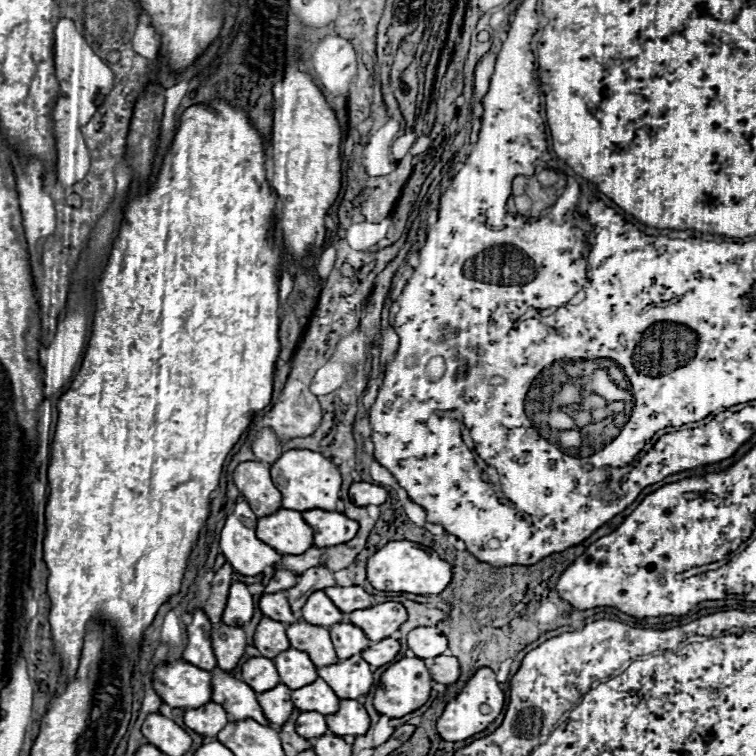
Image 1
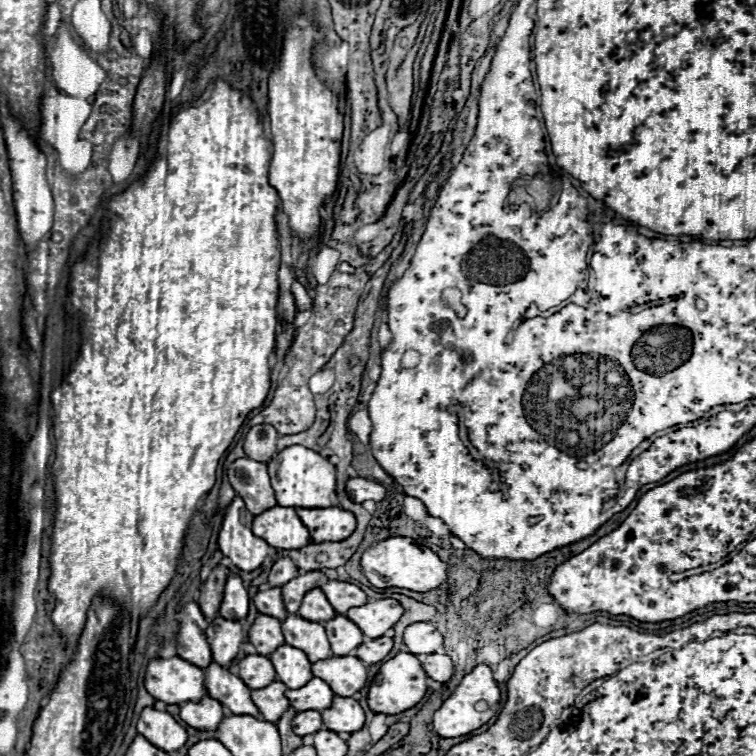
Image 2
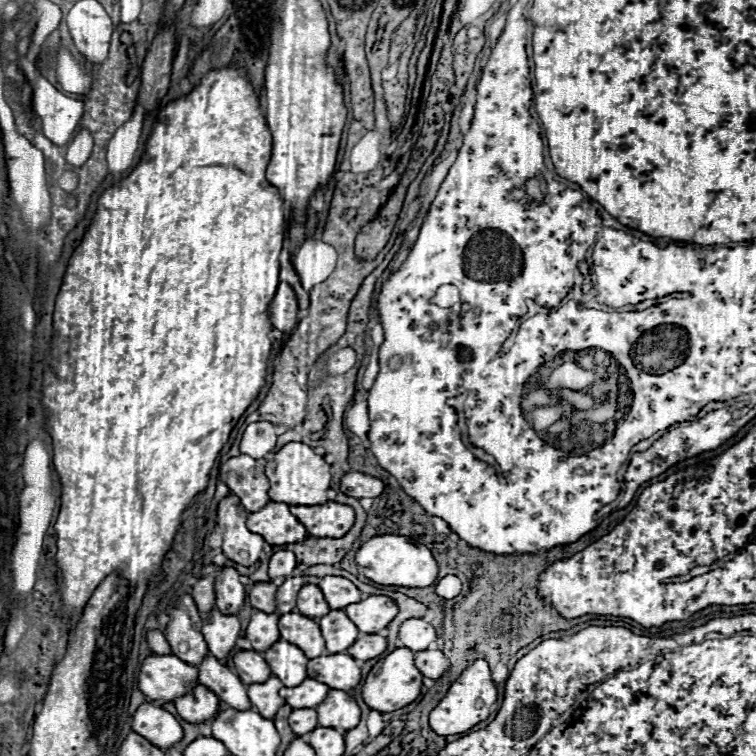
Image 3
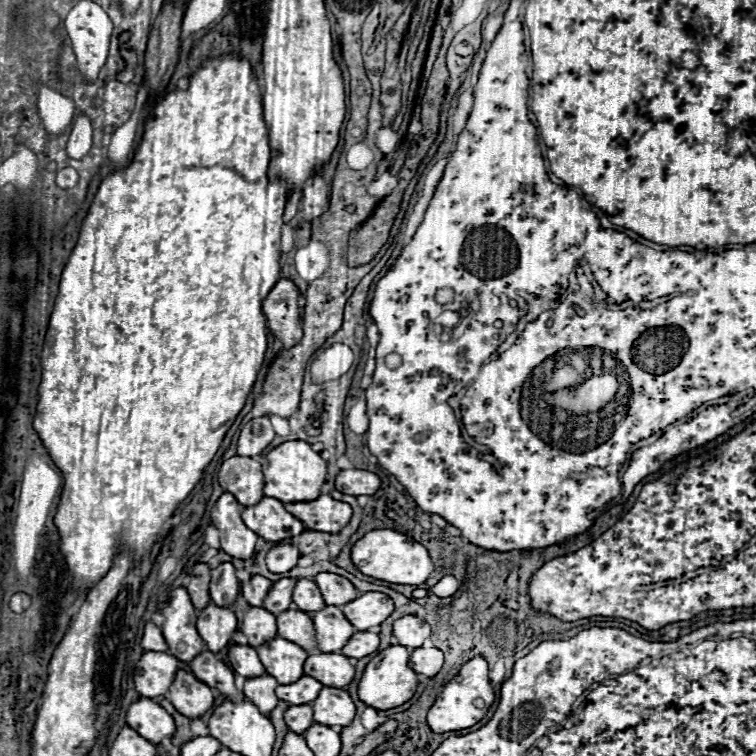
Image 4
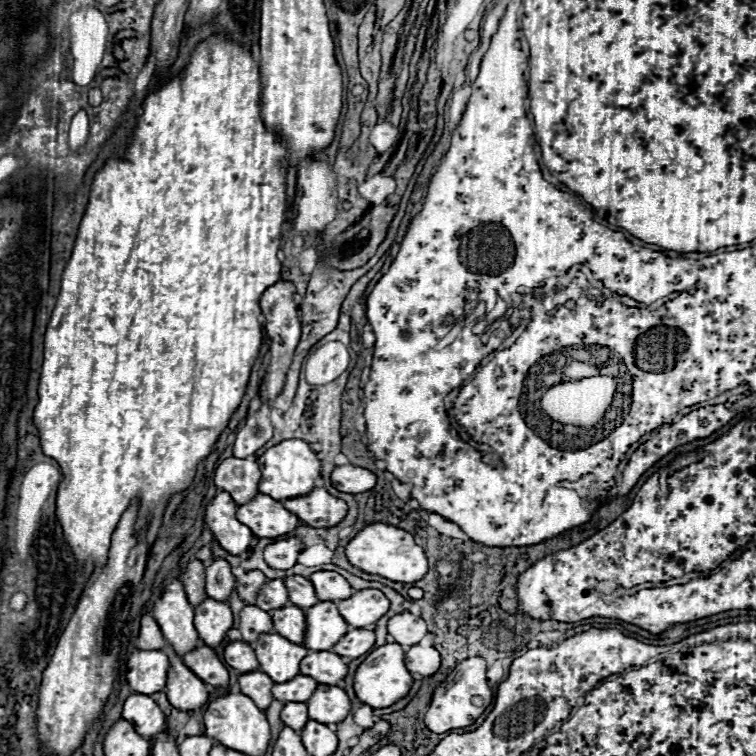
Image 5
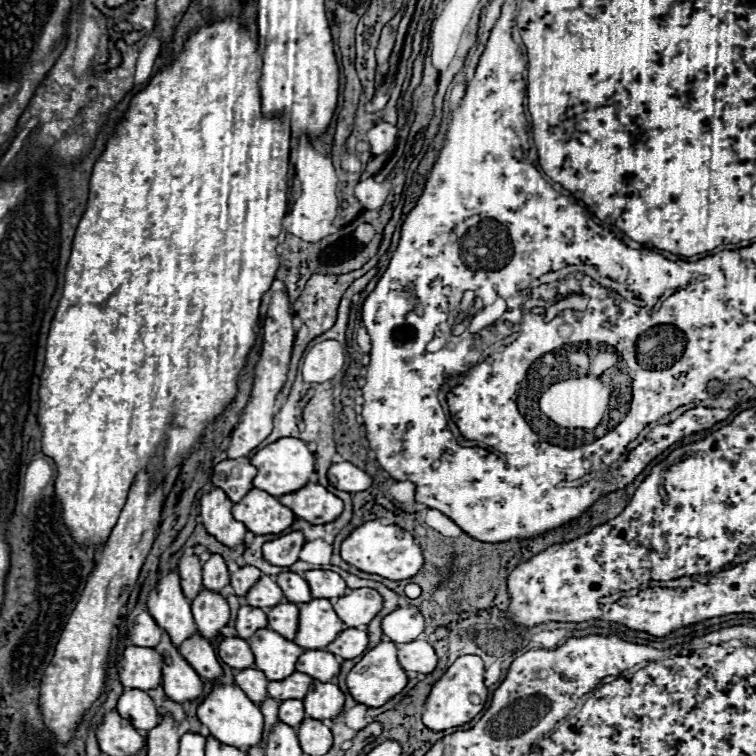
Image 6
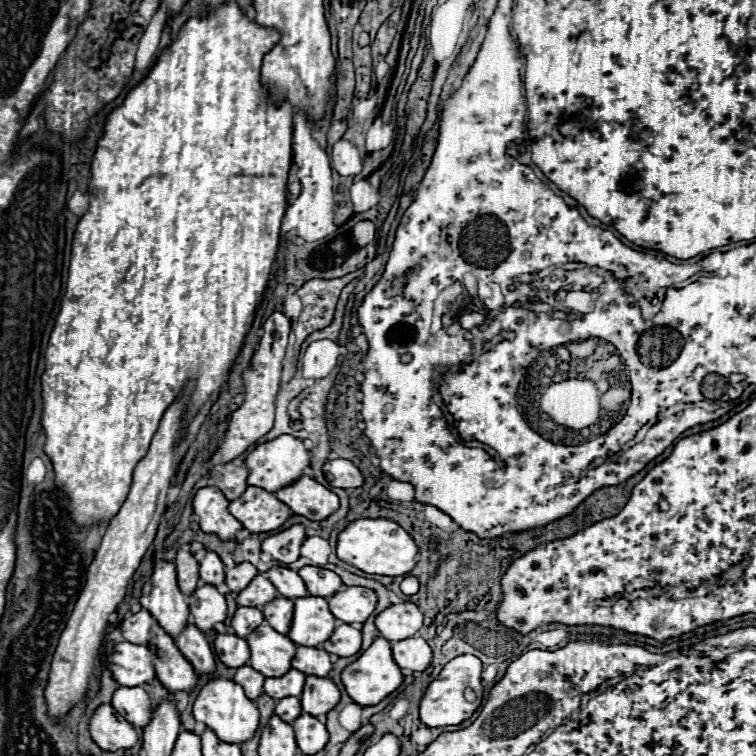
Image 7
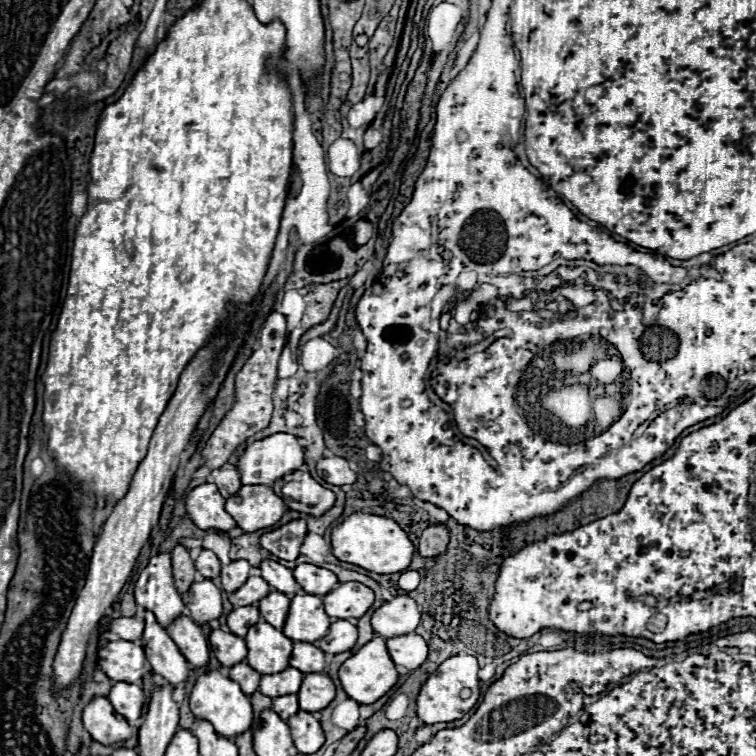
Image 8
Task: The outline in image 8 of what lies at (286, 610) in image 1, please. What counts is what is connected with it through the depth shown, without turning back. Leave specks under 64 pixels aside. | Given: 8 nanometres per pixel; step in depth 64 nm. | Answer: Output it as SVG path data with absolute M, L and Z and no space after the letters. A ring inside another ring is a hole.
M234 560L228 566L222 566L220 572L220 580L222 580L222 588L226 592L236 592L236 588L240 588L240 584L244 584L244 580L248 580L252 566L246 560Z

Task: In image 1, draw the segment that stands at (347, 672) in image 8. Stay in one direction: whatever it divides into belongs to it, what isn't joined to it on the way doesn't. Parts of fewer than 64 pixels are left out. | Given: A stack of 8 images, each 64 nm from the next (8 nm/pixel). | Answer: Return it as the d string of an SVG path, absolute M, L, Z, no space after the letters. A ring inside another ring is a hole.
M400 658L396 662L392 662L388 666L388 670L382 674L382 680L378 684L378 688L374 690L374 708L390 718L402 718L414 710L418 710L420 706L424 706L430 698L430 690L432 690L432 676L430 670L426 668L426 664L420 658Z

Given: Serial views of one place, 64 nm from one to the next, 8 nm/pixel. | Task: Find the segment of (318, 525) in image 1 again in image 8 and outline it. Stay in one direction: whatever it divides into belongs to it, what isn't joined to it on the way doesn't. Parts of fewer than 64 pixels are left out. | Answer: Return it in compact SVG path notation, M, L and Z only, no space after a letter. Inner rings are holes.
M302 470L280 478L272 488L290 510L304 512L314 518L324 516L336 502L332 490L320 486L308 472Z

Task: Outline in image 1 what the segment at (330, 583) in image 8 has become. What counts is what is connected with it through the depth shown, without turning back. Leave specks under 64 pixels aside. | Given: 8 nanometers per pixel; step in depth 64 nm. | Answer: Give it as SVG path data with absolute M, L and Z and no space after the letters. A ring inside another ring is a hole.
M334 586L334 588L326 588L324 590L332 602L344 612L354 612L356 608L370 608L370 596L364 592L364 588L360 586L348 586L348 588L342 588L342 586Z

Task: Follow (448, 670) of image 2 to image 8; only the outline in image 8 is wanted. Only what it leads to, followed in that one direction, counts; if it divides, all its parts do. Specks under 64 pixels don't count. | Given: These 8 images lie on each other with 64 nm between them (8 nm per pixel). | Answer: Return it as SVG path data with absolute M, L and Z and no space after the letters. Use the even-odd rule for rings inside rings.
M406 634L398 638L386 640L388 652L396 666L404 666L408 670L420 668L428 658L428 644L418 634Z

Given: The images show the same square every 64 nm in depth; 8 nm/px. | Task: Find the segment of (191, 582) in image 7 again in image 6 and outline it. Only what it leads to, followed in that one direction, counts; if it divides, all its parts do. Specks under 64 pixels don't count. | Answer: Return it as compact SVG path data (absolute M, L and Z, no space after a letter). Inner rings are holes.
M182 556L180 564L178 564L178 572L180 572L180 580L182 580L182 590L186 594L186 598L194 600L202 590L202 564L198 560L198 556Z

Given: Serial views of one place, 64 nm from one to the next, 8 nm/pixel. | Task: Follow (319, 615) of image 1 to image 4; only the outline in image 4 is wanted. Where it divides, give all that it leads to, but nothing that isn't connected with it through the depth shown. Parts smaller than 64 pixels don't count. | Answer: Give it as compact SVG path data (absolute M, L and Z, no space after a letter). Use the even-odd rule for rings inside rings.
M300 578L296 582L294 604L302 612L320 612L326 606L324 598L322 598L322 594L318 590L318 586L312 580L306 580L306 578Z

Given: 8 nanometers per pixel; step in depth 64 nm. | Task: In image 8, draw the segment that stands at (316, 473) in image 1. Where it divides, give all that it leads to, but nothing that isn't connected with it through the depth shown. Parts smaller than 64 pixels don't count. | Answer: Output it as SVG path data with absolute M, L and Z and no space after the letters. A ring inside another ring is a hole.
M274 434L250 444L238 458L242 484L272 488L276 480L304 466L304 448L292 434Z

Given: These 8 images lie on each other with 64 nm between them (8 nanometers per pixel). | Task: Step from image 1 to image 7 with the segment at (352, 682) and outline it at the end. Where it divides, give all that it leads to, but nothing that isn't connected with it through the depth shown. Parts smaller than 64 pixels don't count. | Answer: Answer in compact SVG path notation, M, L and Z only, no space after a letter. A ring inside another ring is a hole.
M298 646L298 652L292 660L292 668L300 668L300 672L304 672L306 676L328 678L332 670L332 660L330 660L330 654L324 650Z

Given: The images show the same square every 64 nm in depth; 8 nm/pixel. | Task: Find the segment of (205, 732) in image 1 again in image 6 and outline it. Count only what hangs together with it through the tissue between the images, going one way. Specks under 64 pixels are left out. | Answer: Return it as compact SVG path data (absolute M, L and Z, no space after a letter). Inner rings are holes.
M162 634L156 650L164 656L164 690L166 696L178 704L200 700L204 696L204 684L192 666L180 656L176 646L166 634Z

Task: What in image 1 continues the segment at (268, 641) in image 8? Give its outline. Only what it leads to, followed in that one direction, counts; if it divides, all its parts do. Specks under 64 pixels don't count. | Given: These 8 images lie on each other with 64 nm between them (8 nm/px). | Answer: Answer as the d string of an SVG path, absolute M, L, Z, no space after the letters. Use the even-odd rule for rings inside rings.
M290 648L282 654L278 654L274 658L274 662L276 662L282 684L286 684L292 690L302 688L304 684L312 684L312 680L318 678L316 666L308 658L308 654L302 652L302 650Z

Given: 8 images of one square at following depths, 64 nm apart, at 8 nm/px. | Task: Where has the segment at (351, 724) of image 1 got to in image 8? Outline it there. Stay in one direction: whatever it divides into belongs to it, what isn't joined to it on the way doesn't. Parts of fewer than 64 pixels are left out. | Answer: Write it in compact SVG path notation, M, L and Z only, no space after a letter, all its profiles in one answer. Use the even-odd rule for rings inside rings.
M306 674L298 692L298 704L304 712L320 712L336 698L336 686L326 674Z

